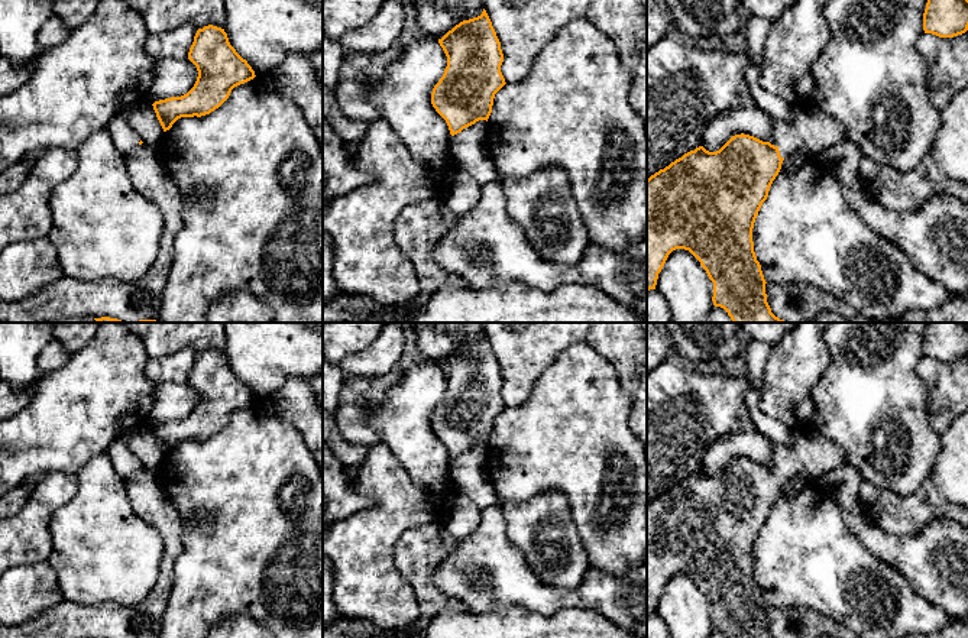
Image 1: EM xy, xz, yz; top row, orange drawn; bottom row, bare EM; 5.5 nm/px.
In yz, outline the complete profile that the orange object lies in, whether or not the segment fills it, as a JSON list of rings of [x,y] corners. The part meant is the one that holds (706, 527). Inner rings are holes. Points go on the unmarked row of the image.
[[[807,428],[802,431],[793,447],[774,446],[770,466],[744,457],[735,459],[716,476],[699,470],[651,499],[647,503],[647,615],[655,613],[658,597],[668,579],[676,573],[684,573],[700,586],[713,606],[715,631],[723,632],[728,638],[773,638],[767,626],[767,606],[754,576],[755,543],[786,480],[796,475],[819,480],[842,464],[846,464],[844,448]]]

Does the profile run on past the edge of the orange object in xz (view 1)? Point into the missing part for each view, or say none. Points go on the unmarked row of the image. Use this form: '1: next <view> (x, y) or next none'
1: next none

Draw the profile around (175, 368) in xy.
[[[185,347],[174,354],[148,359],[145,375],[155,383],[185,383],[194,366],[197,353],[192,347]]]

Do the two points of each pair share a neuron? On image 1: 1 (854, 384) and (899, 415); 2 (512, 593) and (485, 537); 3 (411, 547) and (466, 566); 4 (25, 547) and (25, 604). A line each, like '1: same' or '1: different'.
1: same
2: same
3: different
4: different

